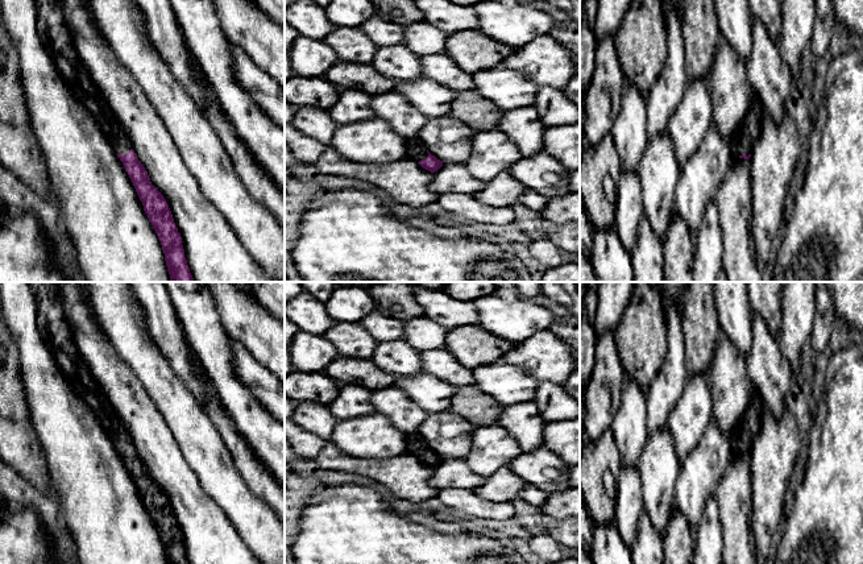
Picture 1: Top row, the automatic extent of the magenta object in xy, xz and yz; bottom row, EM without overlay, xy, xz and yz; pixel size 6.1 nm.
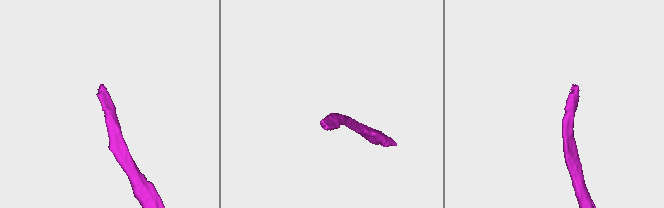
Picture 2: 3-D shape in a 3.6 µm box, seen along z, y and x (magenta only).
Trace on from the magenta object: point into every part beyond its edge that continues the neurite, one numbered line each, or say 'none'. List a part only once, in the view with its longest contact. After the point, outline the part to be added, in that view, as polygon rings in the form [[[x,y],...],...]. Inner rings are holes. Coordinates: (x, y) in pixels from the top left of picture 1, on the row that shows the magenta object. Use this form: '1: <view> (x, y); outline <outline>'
1: xz (417, 150); outline [[[418,138],[407,140],[407,158],[416,162],[426,159],[428,157],[426,146]]]

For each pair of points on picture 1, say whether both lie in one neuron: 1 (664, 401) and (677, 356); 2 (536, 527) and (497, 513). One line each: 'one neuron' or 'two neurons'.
1: one neuron
2: two neurons

